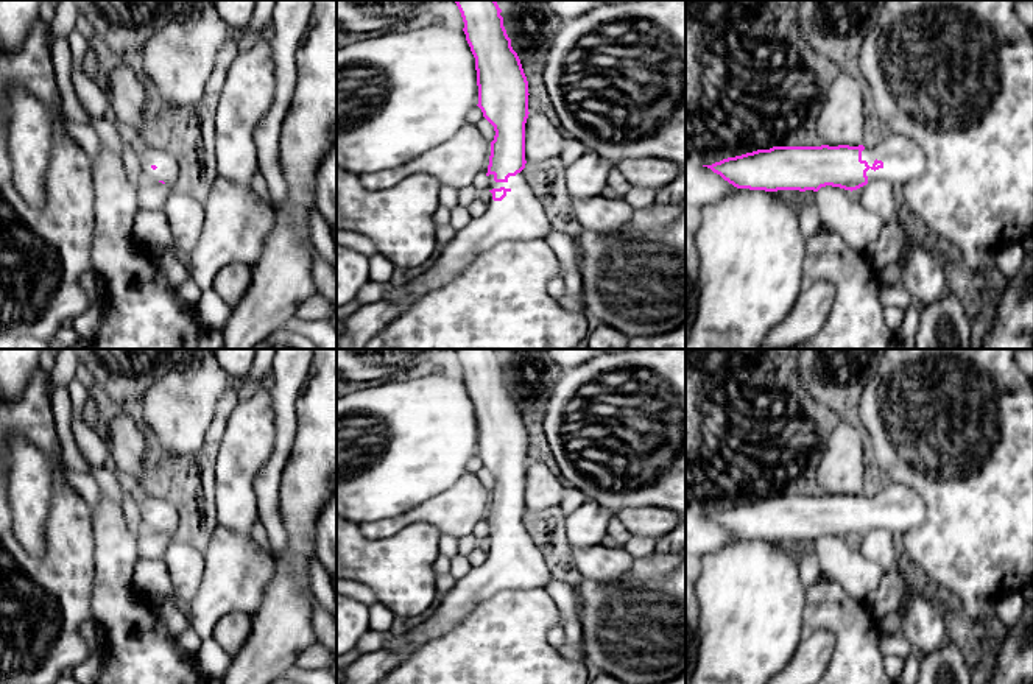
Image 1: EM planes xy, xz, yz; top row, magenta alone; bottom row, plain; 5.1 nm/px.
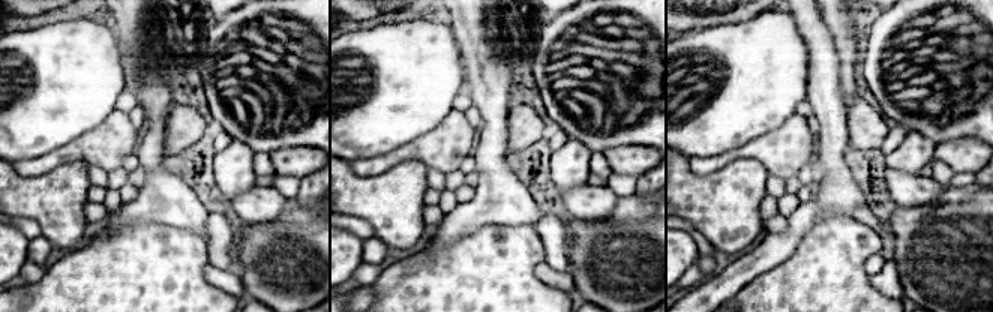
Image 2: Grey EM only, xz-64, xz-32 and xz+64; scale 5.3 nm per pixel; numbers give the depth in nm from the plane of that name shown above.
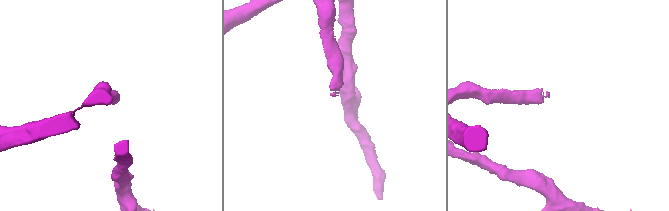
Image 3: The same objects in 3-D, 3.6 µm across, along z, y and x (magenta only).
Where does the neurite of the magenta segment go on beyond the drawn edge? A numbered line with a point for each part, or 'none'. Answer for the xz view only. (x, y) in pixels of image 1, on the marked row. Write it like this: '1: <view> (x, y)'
1: xz (519, 215)

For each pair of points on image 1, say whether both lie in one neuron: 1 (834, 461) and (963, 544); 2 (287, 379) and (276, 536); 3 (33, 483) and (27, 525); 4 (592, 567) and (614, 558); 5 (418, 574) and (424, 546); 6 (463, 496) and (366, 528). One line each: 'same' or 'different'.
1: different
2: same
3: same
4: same
5: same
6: same

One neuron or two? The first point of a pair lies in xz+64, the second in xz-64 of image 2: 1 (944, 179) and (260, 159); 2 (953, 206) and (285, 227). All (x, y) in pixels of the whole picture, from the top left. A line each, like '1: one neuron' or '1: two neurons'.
1: one neuron
2: one neuron

